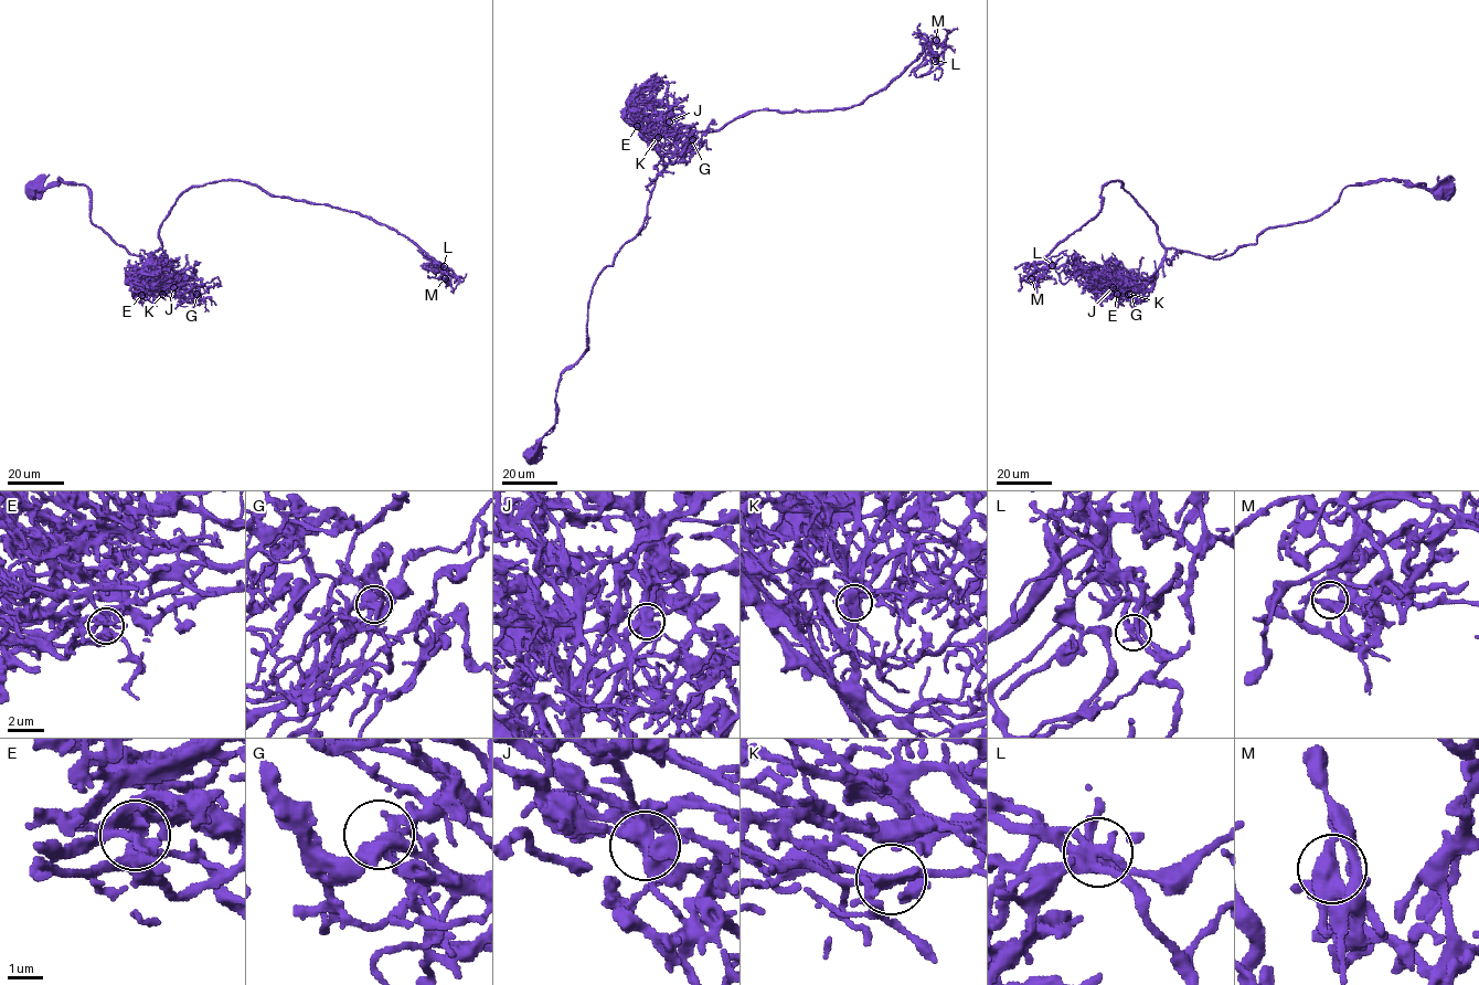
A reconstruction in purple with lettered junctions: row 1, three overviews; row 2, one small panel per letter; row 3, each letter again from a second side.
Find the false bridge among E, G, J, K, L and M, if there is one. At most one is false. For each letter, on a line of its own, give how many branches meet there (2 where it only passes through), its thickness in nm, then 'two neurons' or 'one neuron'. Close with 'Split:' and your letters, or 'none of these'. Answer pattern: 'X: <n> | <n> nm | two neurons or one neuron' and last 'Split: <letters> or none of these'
E: 4 | 400 nm | one neuron
G: 4 | 360 nm | one neuron
J: 4 | 480 nm | one neuron
K: 4 | 340 nm | one neuron
L: 4 | 360 nm | one neuron
M: 4 | 360 nm | one neuron
Split: none of these

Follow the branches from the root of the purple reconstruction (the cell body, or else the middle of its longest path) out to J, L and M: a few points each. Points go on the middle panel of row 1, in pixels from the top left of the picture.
J: (529, 453), (556, 420), (560, 376), (586, 348), (594, 282), (642, 224), (663, 166), (658, 136), (669, 122)
L: (529, 453), (586, 348), (594, 282), (678, 138), (755, 110), (852, 107), (925, 50), (935, 61)
M: (529, 453), (671, 146), (755, 110), (861, 104), (936, 40)

